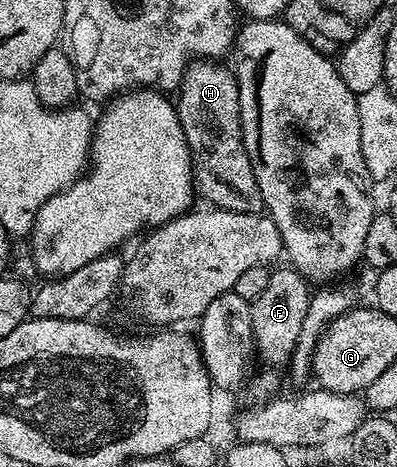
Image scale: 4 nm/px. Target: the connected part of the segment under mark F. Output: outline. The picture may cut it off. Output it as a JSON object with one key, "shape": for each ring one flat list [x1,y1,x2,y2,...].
{"shape":[[277,266,272,271,270,285,256,299,251,300,252,308,252,342,255,354,268,367,287,368,292,361,292,354,298,345,298,333,302,333,302,320,306,318,309,280,305,279,295,267]]}

